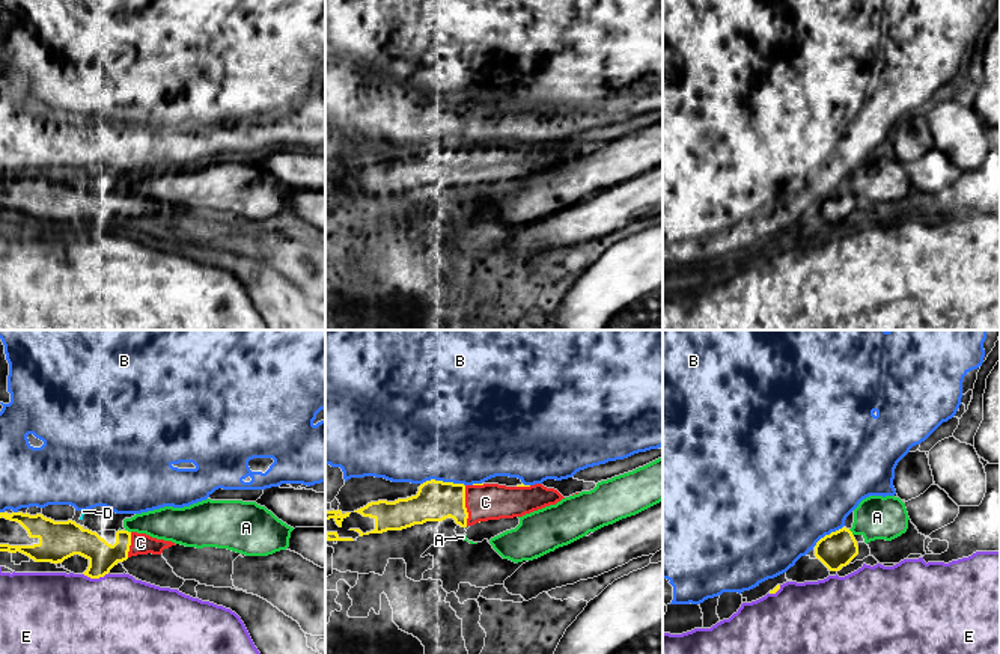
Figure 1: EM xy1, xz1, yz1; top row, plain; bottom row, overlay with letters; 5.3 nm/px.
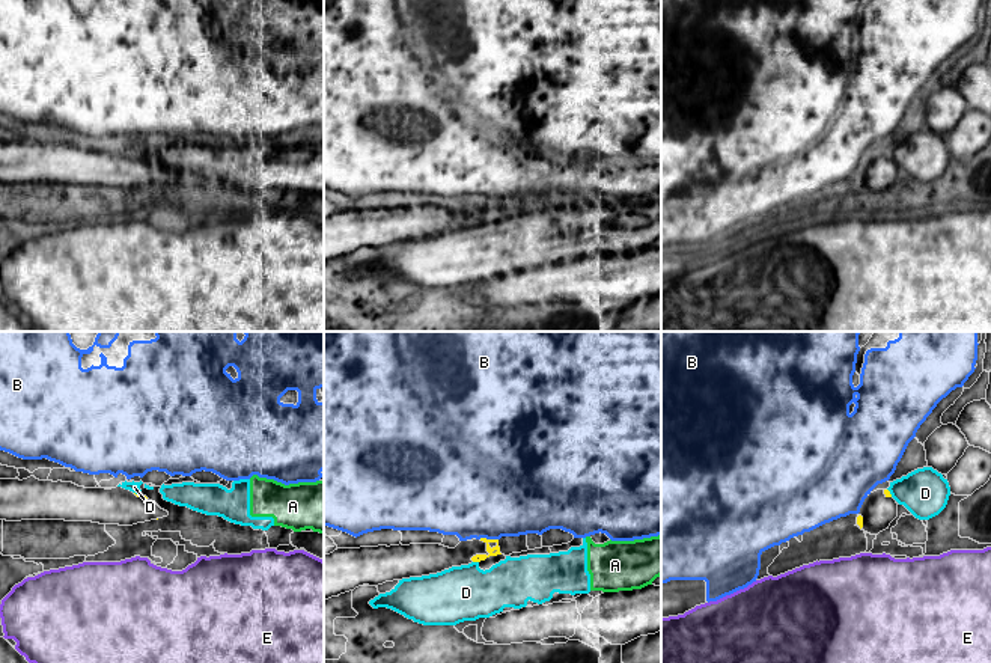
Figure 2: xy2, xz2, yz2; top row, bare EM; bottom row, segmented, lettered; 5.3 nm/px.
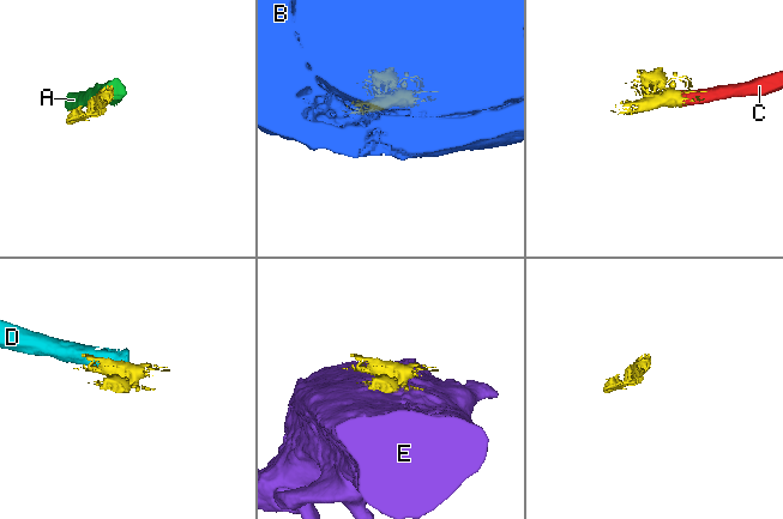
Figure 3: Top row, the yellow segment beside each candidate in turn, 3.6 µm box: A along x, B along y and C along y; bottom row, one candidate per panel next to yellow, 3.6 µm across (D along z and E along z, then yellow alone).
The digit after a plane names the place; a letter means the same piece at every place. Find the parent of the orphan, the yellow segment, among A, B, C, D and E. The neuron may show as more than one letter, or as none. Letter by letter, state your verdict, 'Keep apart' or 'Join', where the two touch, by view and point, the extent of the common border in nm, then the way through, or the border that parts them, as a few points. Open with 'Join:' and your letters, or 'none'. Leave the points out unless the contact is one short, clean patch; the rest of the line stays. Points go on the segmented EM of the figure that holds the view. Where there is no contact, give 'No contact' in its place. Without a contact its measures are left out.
Join: C
A: Keep apart. Touches yellow at yz1 (851, 532). Shared border 50 nm. Boundary: yz1 (848, 529), (853, 535)
B: Keep apart. Touches yellow at xz1 (442, 481). Shared border 240 nm
C: Join. Touches yellow at xz1 (464, 505). Shared border 220 nm. Path across: xz1 (435, 501), (458, 501), (464, 505), (485, 502)
D: Keep apart. Touches yellow at xz2 (476, 561). Shared border 30 nm. Boundary: xz2 (473, 561), (478, 562)
E: Keep apart. Touches yellow at xy1 (95, 577). Shared border 140 nm

